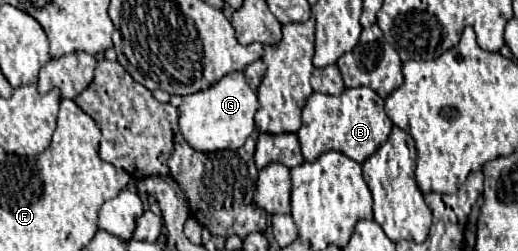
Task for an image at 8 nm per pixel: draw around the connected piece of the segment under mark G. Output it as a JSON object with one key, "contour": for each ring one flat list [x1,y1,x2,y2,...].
{"contour":[[241,71,227,73,223,79,213,83,205,91,197,91,183,97,179,109,179,129,185,141,197,151,221,151,239,149,245,139,255,131,255,111,259,109,257,93,247,85]]}

